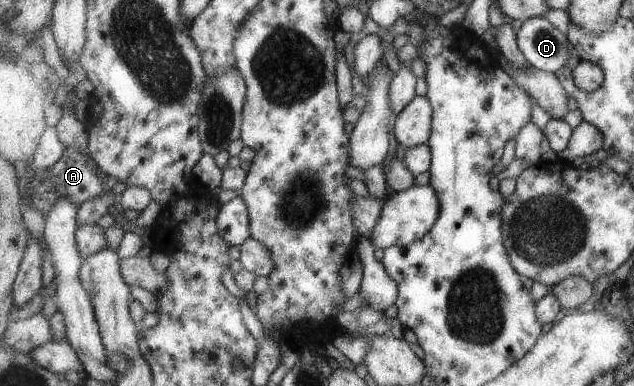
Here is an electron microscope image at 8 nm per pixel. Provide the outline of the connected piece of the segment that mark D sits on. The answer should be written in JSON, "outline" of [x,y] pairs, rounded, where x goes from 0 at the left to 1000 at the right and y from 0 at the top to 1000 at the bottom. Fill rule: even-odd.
{"outline":[[[839,44],[825,57],[815,88],[820,130],[830,155],[845,179],[866,189],[880,187],[893,171],[899,135],[902,96],[880,78],[871,57],[856,44]]]}

